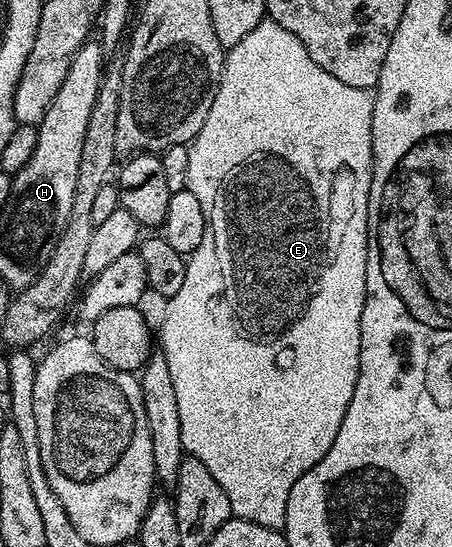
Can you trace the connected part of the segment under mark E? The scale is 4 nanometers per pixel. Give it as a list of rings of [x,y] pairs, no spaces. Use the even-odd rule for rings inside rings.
[[[270,17],[264,18],[263,22],[253,29],[253,33],[245,33],[237,45],[233,45],[226,52],[223,60],[223,76],[219,82],[217,93],[213,97],[213,105],[209,109],[209,117],[205,117],[205,125],[197,133],[197,137],[191,140],[187,152],[189,153],[189,173],[187,174],[186,190],[201,201],[201,209],[205,213],[207,228],[205,239],[201,245],[187,259],[187,272],[181,289],[177,289],[175,295],[166,300],[167,308],[163,311],[163,347],[161,353],[169,361],[169,377],[173,377],[173,390],[177,392],[177,414],[181,416],[181,445],[184,452],[190,458],[201,461],[209,473],[213,473],[213,481],[225,489],[225,497],[229,497],[231,514],[236,519],[253,521],[257,525],[265,525],[274,531],[280,530],[285,521],[285,509],[289,501],[289,493],[293,485],[297,485],[297,477],[301,477],[317,461],[329,453],[329,445],[333,445],[333,437],[337,437],[337,429],[341,429],[341,421],[345,417],[345,409],[349,409],[349,401],[353,397],[353,389],[357,385],[359,376],[359,354],[361,353],[361,313],[367,296],[367,206],[369,205],[369,189],[371,188],[371,126],[373,125],[373,109],[375,108],[374,94],[368,88],[345,85],[345,81],[337,81],[333,73],[325,73],[313,57],[305,49],[305,45],[289,29],[281,29]]]

